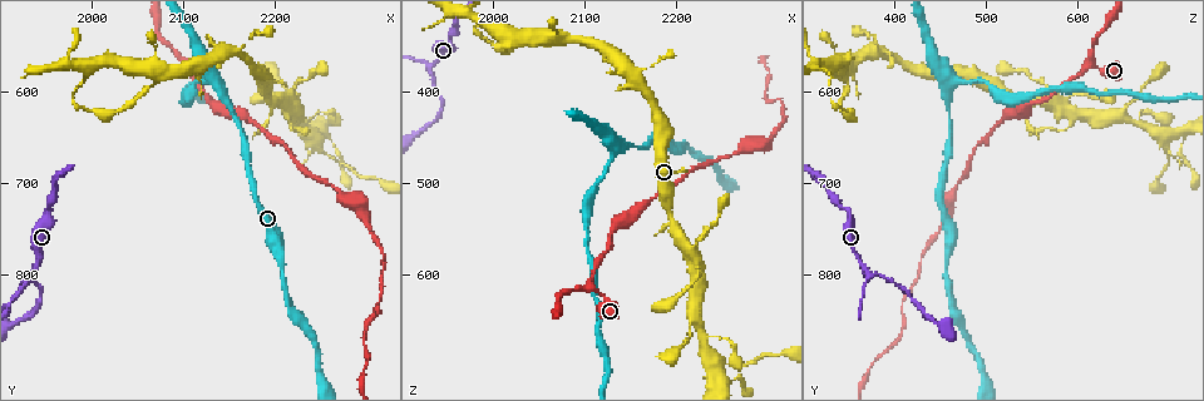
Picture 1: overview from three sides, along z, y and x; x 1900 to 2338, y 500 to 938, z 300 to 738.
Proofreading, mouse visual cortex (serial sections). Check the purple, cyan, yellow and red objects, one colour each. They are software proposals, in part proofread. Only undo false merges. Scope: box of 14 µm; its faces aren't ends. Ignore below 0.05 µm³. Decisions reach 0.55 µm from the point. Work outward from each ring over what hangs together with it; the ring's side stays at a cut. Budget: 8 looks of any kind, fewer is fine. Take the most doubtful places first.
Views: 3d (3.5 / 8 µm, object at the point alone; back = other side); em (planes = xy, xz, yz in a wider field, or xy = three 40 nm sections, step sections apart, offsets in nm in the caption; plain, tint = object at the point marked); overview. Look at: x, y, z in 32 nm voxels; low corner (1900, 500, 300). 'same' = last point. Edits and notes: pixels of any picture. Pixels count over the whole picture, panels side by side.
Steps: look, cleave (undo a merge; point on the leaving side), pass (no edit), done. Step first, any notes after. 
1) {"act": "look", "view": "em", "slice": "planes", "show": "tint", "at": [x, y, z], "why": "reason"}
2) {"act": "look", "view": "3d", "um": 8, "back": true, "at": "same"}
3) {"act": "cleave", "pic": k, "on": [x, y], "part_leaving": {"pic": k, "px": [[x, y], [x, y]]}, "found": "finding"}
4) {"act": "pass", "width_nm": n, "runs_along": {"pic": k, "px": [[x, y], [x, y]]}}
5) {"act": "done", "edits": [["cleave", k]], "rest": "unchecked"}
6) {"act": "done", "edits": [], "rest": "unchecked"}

{"act": "look", "view": "3d", "um": 3.5, "back": true, "at": [1935, 800, 370], "why": "branch point"}

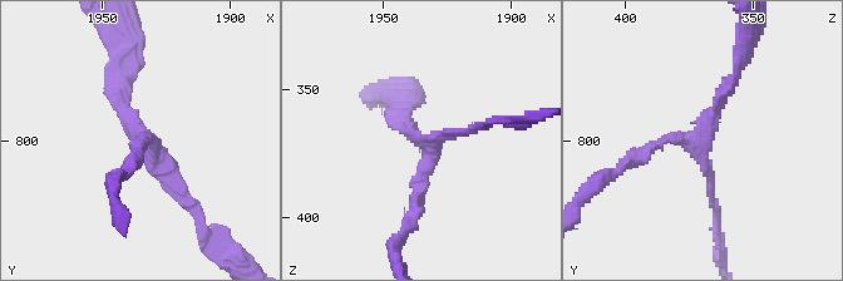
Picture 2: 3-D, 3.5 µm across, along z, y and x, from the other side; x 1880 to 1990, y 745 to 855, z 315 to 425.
{"act": "look", "view": "em", "slice": "xy", "step": 3, "show": "tint", "at": [1935, 797, 371], "arms": 3, "arm_widths_nm": [150, 150, 150], "why": "shape alone is not enough"}

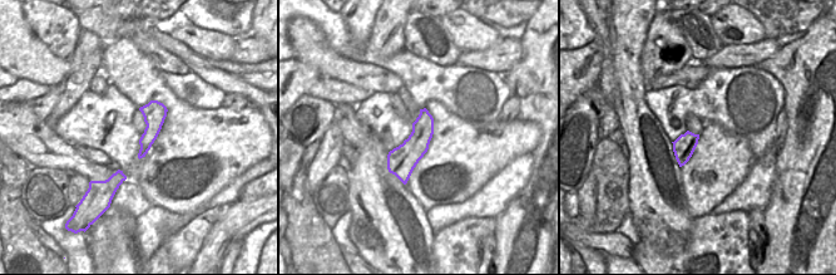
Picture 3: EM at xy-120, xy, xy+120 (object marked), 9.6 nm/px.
{"act": "pass", "width_nm": 260, "runs_along": {"pic": 2, "px": [[739, 65], [698, 138], [665, 138], [630, 161]]}, "found": "all the same cell"}

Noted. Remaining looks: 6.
{"act": "look", "view": "3d", "um": 3.5, "at": [2225, 610, 580]}

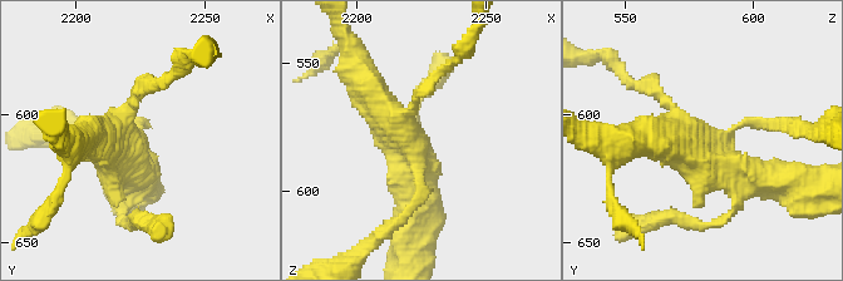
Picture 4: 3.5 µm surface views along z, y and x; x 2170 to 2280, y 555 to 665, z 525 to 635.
{"act": "look", "view": "em", "slice": "xy", "step": 3, "show": "tint", "at": [2222, 614, 583], "arms": 4, "arm_widths_nm": [150, 200, 400, 450]}

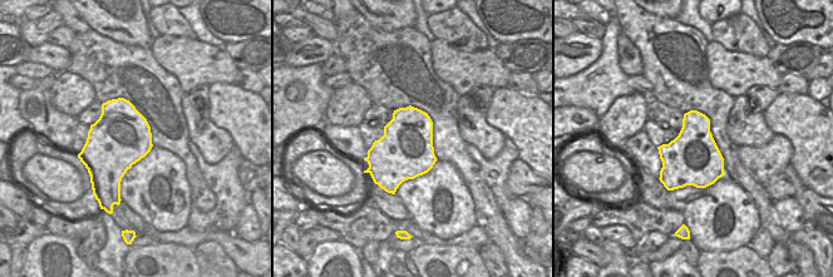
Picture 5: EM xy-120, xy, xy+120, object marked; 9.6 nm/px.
{"act": "look", "view": "em", "slice": "xy", "step": 2, "show": "tint", "at": "same", "why": "cut it another way"}

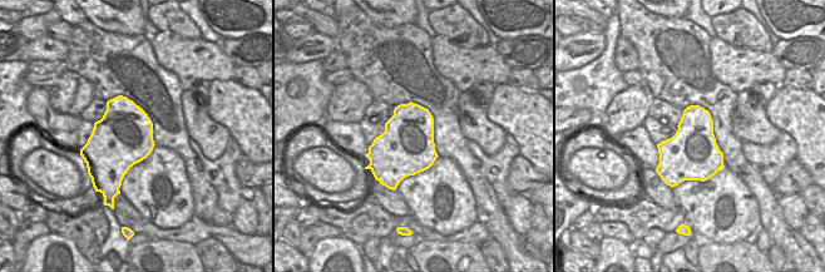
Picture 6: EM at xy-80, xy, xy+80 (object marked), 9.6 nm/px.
{"act": "pass", "runs_along": {"pic": 4, "px": [[363, 84], [413, 144], [413, 225]]}, "found": "one cell here"}

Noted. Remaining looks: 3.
{"act": "look", "view": "3d", "um": 8, "at": [2235, 645, 685], "why": "small branch off a trunk"}

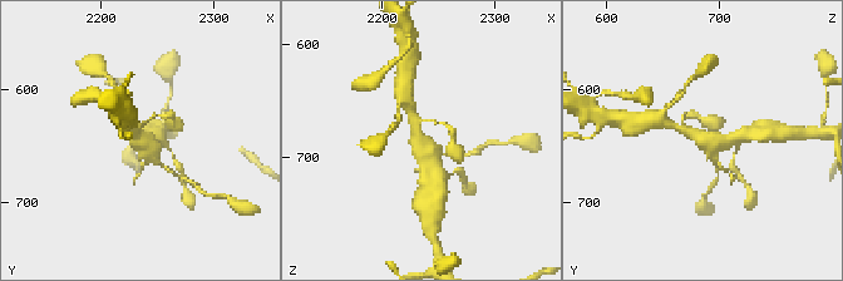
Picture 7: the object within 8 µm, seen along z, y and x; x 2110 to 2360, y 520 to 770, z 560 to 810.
{"act": "look", "view": "em", "slice": "xy", "step": 3, "show": "tint", "at": [2234, 648, 686]}

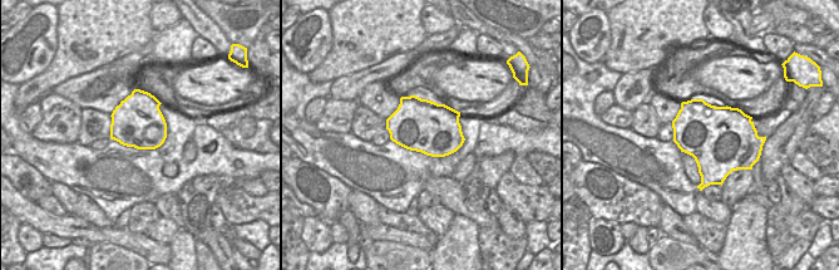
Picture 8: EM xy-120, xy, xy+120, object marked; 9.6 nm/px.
{"act": "pass", "runs_along": {"pic": 7, "px": [[417, 123], [434, 180]]}, "found": "continuous, no second cell"}

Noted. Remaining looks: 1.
{"act": "look", "view": "3d", "um": 3.5, "at": [2155, 555, 380], "why": "sharp bend"}

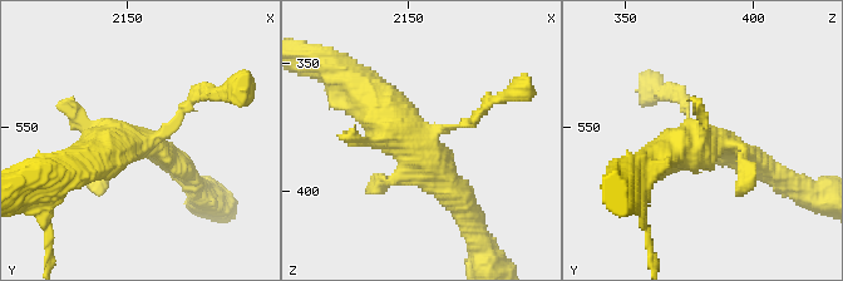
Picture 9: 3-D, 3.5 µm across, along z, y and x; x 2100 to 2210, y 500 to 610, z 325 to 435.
{"act": "pass", "runs_along": {"pic": 9, "px": [[466, 206], [430, 158], [361, 90]]}, "found": "continuous, no second cell"}

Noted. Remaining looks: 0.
{"act": "done", "edits": [], "rest": "unchecked"}

